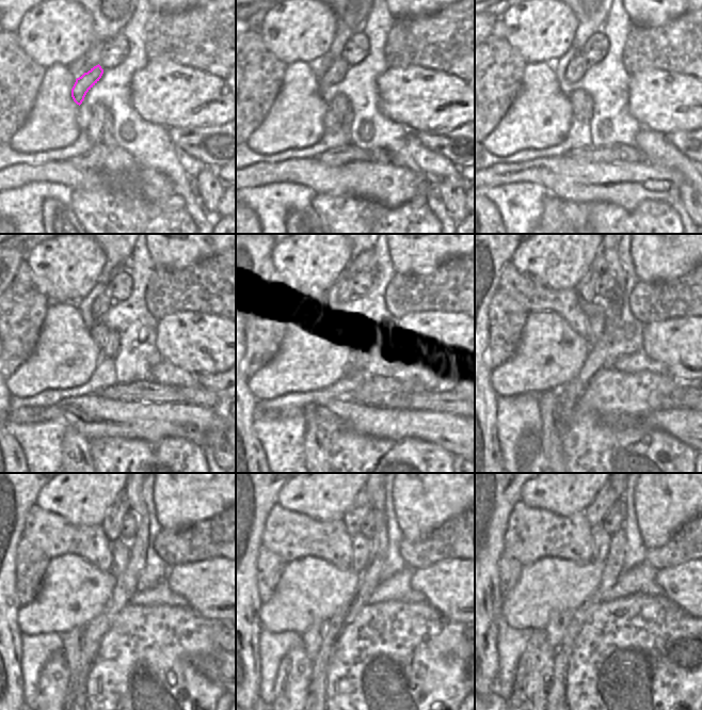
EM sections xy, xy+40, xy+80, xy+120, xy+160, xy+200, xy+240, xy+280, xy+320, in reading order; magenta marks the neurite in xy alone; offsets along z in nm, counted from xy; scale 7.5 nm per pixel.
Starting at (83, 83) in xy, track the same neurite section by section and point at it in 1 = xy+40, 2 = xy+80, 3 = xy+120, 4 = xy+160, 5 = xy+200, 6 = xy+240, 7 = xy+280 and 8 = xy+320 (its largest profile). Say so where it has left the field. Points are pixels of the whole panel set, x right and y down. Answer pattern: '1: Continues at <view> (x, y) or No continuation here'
1: Continues at xy+40 (332, 72)
2: Continues at xy+80 (572, 66)
3: Continues at xy+120 (98, 301)
4: Continues at xy+160 (340, 295)
5: Continues at xy+200 (586, 288)
6: Continues at xy+240 (113, 520)
7: Continues at xy+280 (355, 514)
8: Continues at xy+320 (607, 496).

